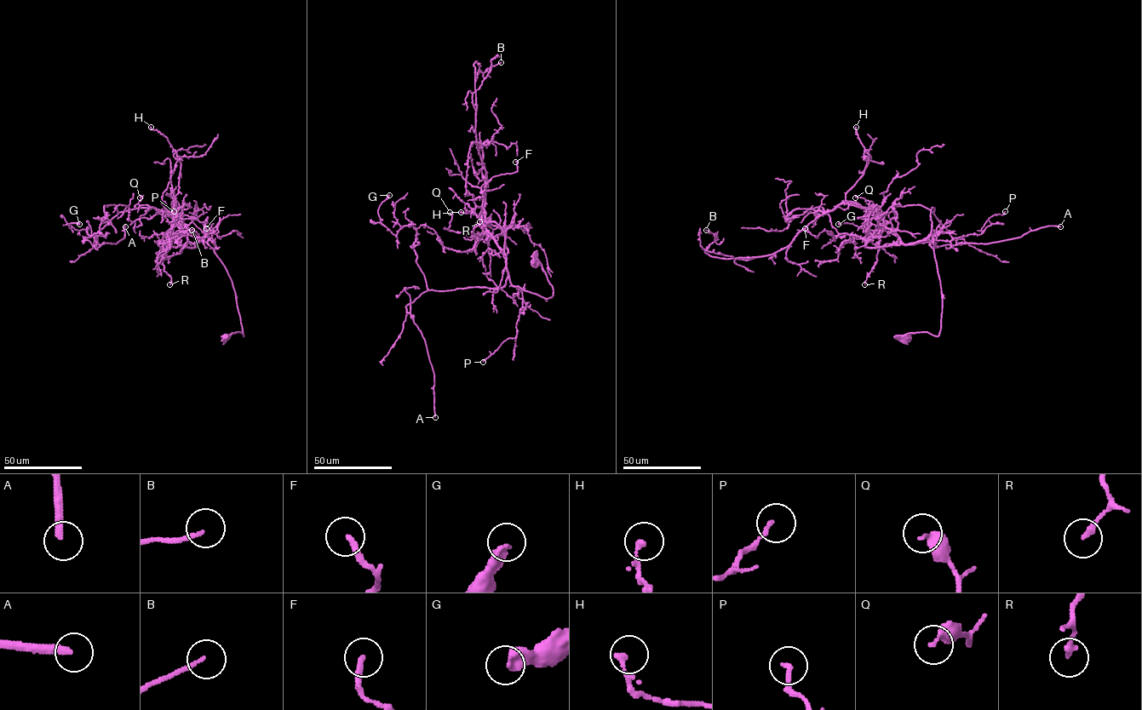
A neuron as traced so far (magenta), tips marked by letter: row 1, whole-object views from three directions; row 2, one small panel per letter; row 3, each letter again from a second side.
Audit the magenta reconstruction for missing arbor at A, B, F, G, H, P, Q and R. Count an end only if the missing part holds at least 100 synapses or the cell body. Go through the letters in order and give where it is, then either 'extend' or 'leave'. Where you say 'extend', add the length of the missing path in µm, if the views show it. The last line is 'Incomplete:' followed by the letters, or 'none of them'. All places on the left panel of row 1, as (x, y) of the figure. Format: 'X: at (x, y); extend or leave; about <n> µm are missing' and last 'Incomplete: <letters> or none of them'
A: at (125, 226); extend; about 60 µm are missing
B: at (192, 230); leave
F: at (206, 228); leave
G: at (79, 224); leave
H: at (151, 127); leave
P: at (174, 211); leave
Q: at (140, 197); leave
R: at (169, 284); leave
Incomplete: A

